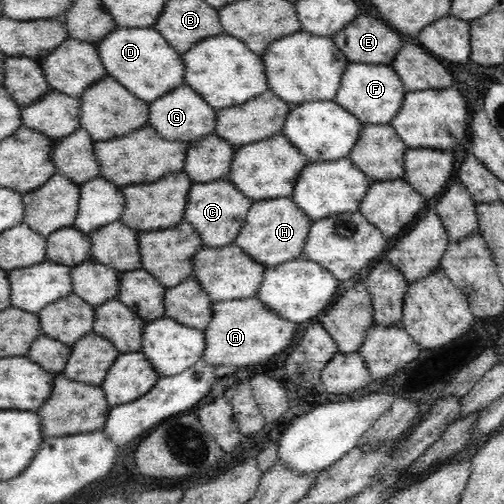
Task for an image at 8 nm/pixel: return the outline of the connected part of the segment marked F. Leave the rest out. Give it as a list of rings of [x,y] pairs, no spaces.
[[[352,63],[346,66],[342,76],[342,86],[333,98],[334,102],[342,106],[358,121],[369,124],[389,124],[398,116],[402,108],[406,89],[398,77],[398,73],[388,65]]]

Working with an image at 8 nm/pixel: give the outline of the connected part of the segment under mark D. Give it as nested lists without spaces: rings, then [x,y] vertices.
[[[153,26],[118,27],[100,39],[95,46],[108,76],[120,82],[140,100],[150,102],[186,84],[182,56],[168,45],[168,41]]]

